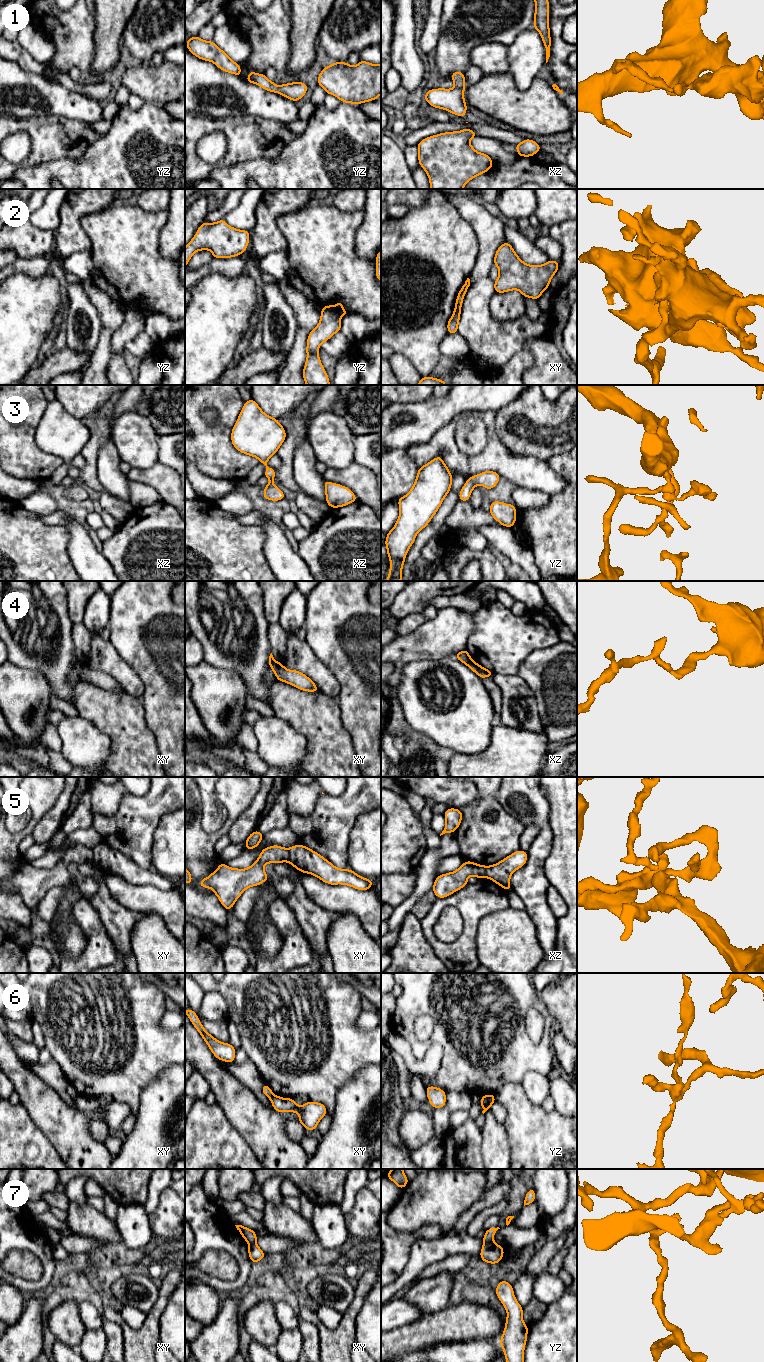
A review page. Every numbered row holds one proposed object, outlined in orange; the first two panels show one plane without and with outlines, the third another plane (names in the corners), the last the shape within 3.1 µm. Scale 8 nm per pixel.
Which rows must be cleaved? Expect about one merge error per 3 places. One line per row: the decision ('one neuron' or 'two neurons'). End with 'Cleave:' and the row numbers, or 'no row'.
1: one neuron
2: two neurons
3: one neuron
4: two neurons
5: two neurons
6: two neurons
7: two neurons
Cleave: 2, 4, 5, 6, 7

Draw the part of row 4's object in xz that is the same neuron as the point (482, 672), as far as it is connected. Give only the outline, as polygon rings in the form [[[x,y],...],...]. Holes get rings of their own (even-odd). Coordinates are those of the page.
[[[471,661],[467,664],[467,666],[473,671],[475,672],[481,679],[486,678],[486,677],[490,677],[493,676],[494,673],[482,666],[480,666],[478,663],[476,663],[475,661]]]

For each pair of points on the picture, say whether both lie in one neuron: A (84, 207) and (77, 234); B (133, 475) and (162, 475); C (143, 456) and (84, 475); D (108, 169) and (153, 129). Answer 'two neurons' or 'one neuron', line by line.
A: one neuron
B: one neuron
C: two neurons
D: one neuron

